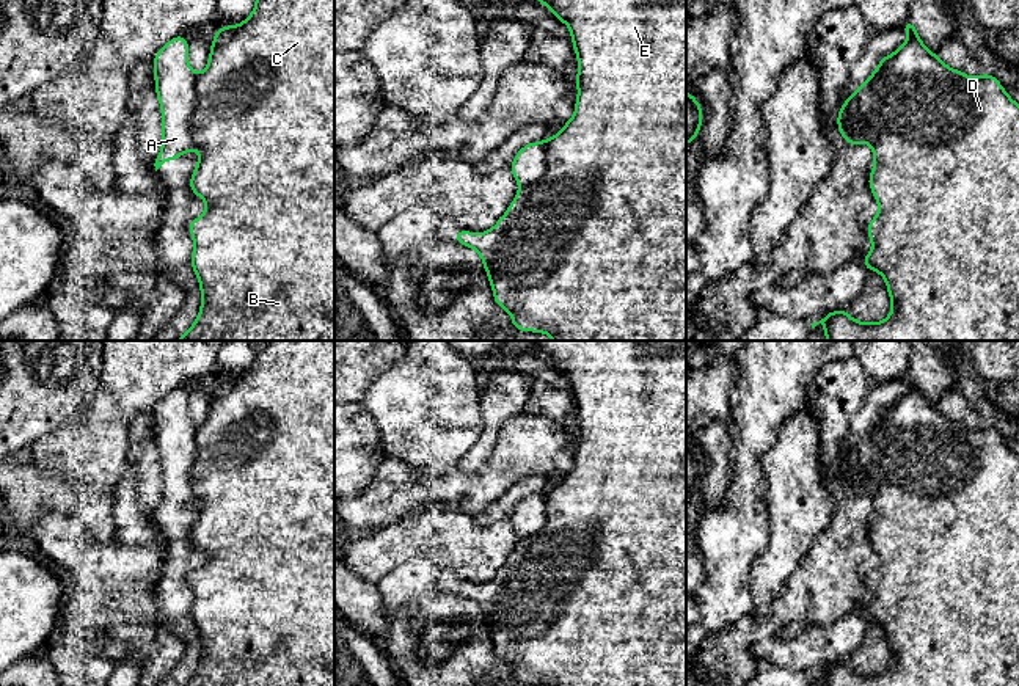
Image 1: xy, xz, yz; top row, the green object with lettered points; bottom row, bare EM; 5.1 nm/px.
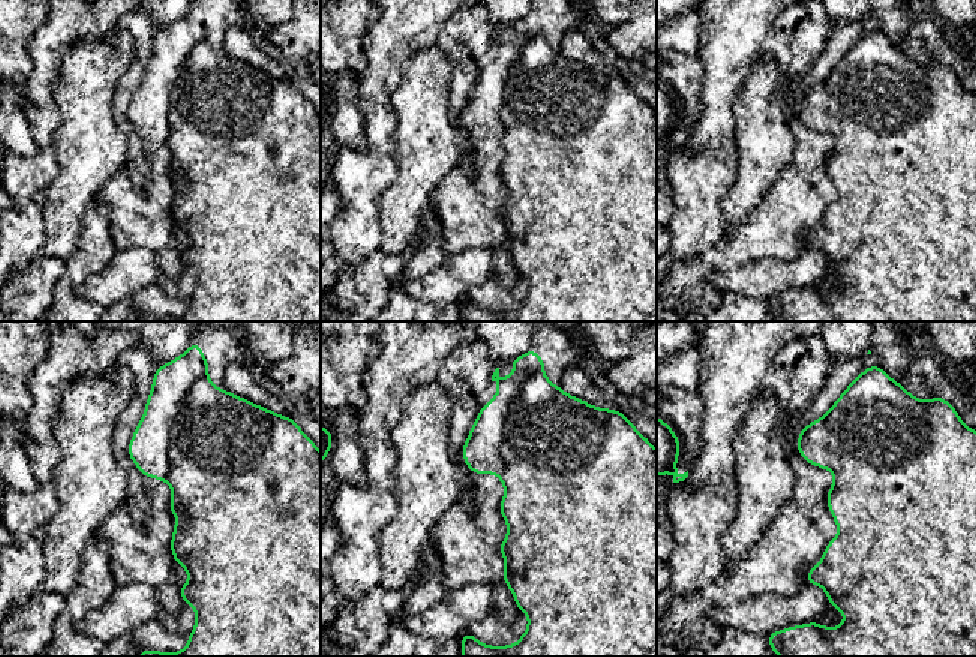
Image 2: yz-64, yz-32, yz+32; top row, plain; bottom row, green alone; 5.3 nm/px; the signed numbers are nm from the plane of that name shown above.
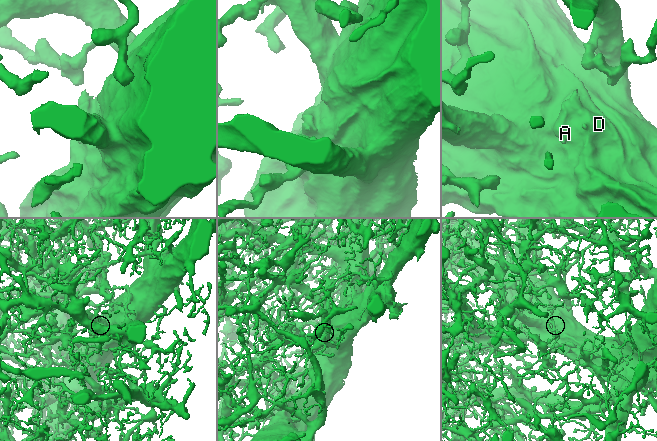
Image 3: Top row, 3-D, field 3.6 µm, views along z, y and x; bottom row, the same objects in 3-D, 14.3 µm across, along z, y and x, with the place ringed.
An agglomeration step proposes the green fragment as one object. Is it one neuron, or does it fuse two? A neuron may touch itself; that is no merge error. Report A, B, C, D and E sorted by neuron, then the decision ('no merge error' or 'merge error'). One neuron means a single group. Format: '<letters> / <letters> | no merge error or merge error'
A / B C D E | merge error

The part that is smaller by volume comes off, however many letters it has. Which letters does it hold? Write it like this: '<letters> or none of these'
A

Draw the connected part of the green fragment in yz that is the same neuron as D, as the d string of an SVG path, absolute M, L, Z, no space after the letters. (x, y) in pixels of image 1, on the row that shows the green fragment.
M919 36L909 38L879 71L875 104L865 127L857 132L857 140L873 148L875 168L868 174L868 187L879 206L878 215L867 224L873 248L860 264L884 276L893 311L882 322L865 323L854 320L843 308L810 323L812 328L821 323L826 341L1019 341L1019 104L1008 96L994 74L967 77L942 63Z

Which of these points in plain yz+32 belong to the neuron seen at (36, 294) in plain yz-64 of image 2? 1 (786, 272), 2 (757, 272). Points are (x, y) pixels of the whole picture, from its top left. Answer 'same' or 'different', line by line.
1: different
2: different

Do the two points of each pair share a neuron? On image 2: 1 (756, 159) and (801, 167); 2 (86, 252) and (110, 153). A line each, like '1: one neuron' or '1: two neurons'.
1: two neurons
2: two neurons

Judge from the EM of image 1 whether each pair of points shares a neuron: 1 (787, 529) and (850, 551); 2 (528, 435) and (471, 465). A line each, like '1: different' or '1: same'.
1: different
2: different

